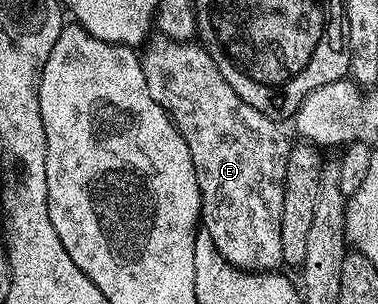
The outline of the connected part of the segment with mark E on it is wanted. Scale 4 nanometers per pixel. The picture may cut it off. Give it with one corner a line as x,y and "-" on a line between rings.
156,34
148,38
141,58
153,101
167,111
181,137
185,137
185,145
189,145
203,202
201,227
208,231
225,262
242,271
274,272
283,263
281,213
285,205
287,158
292,148
286,133
279,128
282,126
253,109
253,105
241,101
241,97
233,93
233,85
221,77
221,69
217,69
213,57
198,42
182,43

